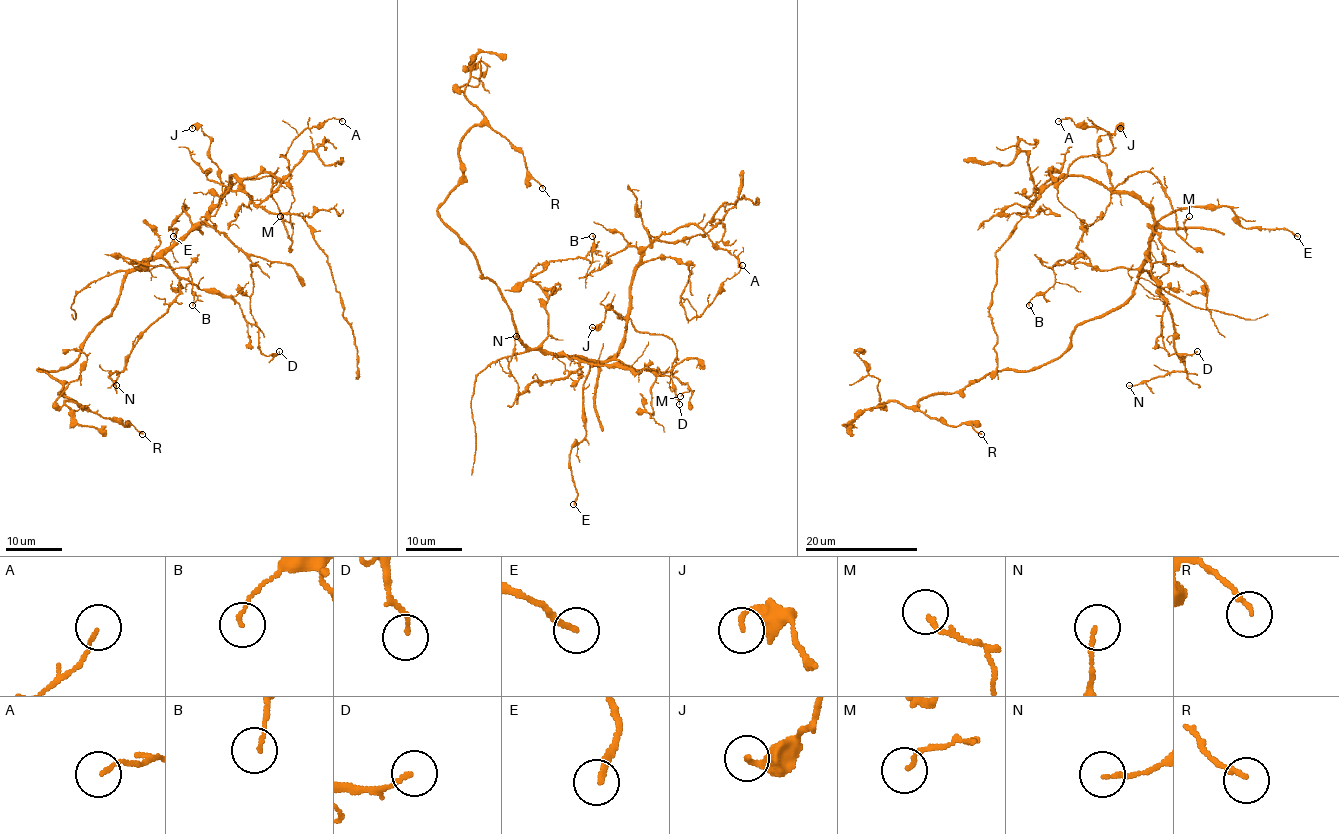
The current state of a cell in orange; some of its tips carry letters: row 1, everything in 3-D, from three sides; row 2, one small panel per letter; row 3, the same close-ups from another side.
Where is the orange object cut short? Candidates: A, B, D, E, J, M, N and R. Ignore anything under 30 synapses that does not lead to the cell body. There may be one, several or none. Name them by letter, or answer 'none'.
none

